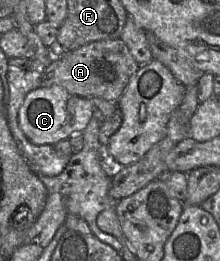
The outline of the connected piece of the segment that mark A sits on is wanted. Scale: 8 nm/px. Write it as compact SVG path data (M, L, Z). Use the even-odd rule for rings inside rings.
M121 38L95 41L77 49L66 51L62 56L53 56L42 75L42 85L57 85L63 87L72 95L90 99L98 97L117 103L130 78L139 67ZM106 69L113 69L115 72L114 80L107 81L102 77L102 71Z

